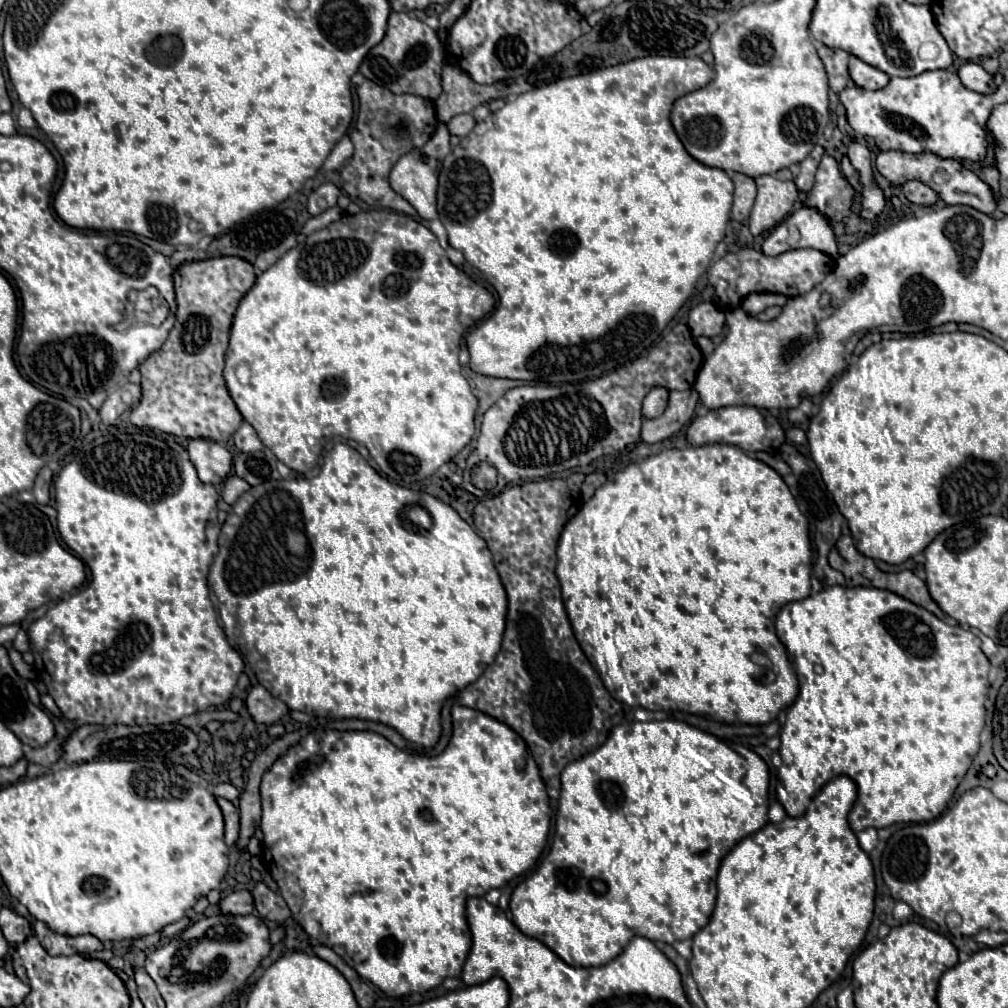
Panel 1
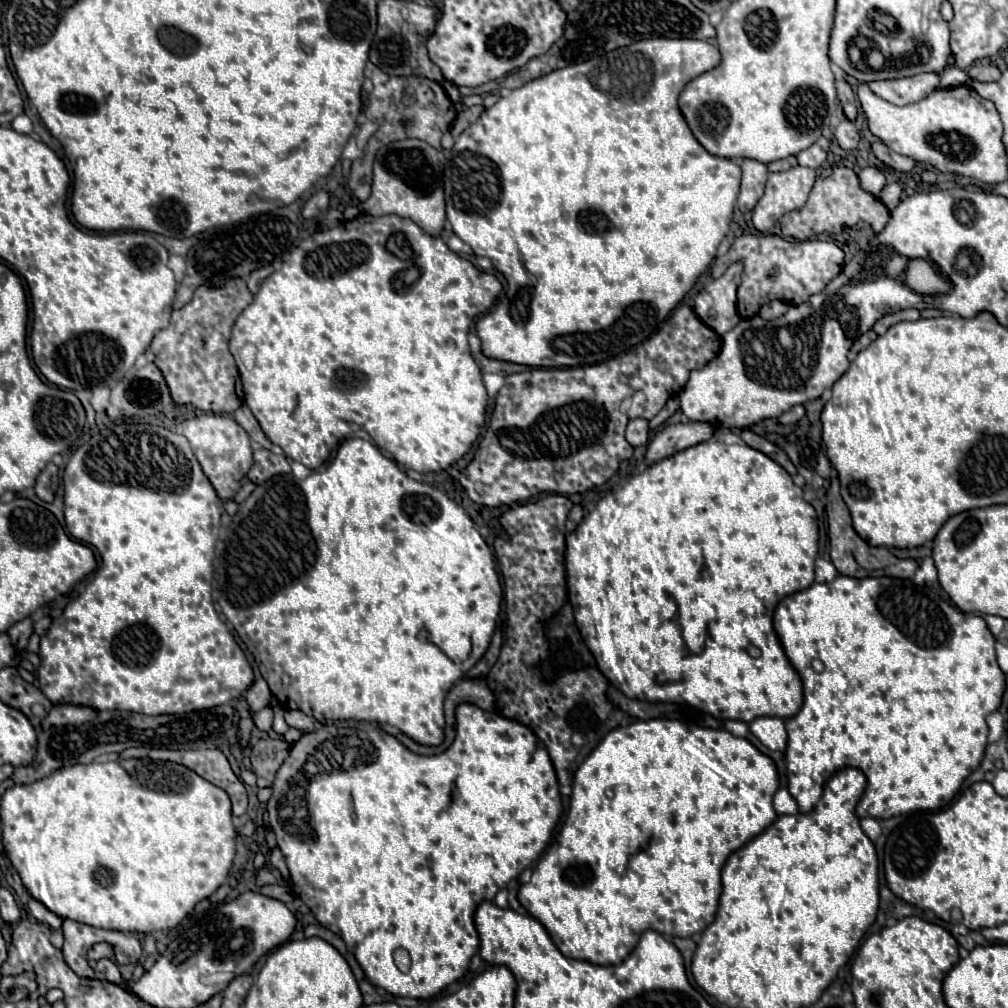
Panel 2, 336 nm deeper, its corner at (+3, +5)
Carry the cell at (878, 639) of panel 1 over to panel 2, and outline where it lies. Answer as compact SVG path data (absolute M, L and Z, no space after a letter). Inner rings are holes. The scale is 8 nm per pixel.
M838 576L832 582L824 582L824 584L812 584L810 588L796 592L792 596L786 596L776 612L774 612L774 630L784 646L784 652L788 656L788 660L792 662L792 666L796 668L796 672L802 678L804 684L804 704L800 708L798 714L794 714L792 718L786 718L786 732L788 732L788 748L786 748L786 768L788 768L788 792L794 796L794 800L798 802L800 812L810 812L818 798L822 796L822 788L824 782L828 780L828 776L844 766L852 766L864 772L868 786L864 790L864 796L860 798L858 804L858 818L892 818L898 814L906 814L906 812L914 812L914 810L934 810L940 808L944 804L948 804L948 800L952 800L964 778L974 772L984 756L984 748L986 748L986 736L988 736L988 726L986 726L986 714L994 712L1000 706L1000 698L1004 692L1004 672L1000 670L998 662L996 662L996 654L994 654L994 636L988 632L986 622L982 616L968 616L964 612L954 610L940 594L934 594L932 590L918 590L916 586L912 586L910 582L902 582L902 580L892 580L892 578L848 578L848 576ZM814 658L820 658L824 662L824 670L822 672L814 672L810 662Z

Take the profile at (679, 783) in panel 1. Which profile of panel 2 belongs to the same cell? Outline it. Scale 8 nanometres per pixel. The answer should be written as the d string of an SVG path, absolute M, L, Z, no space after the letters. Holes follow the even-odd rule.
M664 718L638 720L638 722L628 724L626 730L616 728L592 750L592 754L576 770L572 796L570 796L570 810L564 820L564 826L560 834L556 836L554 844L550 844L546 854L536 864L530 882L520 886L518 902L548 930L552 942L558 946L558 950L566 958L586 960L586 962L602 964L602 966L620 964L636 946L644 930L654 930L664 936L682 936L682 938L702 932L714 920L714 914L718 908L718 898L722 892L720 870L726 858L734 850L738 850L744 842L748 842L750 838L766 830L770 822L776 820L776 812L772 808L772 796L776 790L778 790L778 774L776 774L774 762L768 756L764 756L758 748L754 748L746 738L738 738L726 730L688 726L678 720L664 720Z

